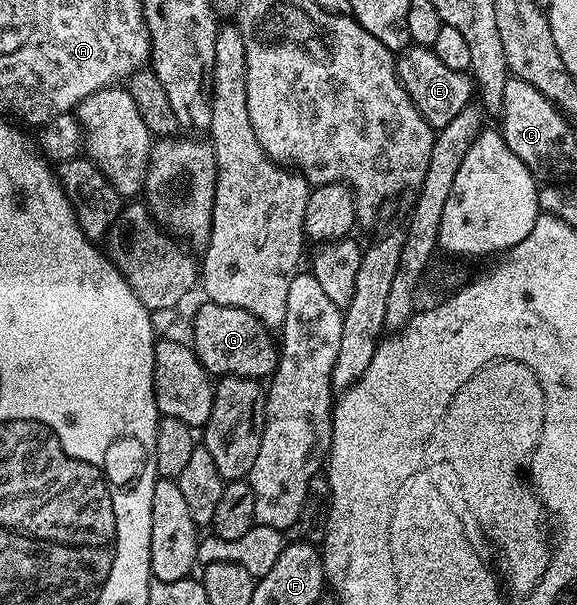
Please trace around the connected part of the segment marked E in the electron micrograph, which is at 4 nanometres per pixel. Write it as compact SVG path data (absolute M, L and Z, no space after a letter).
M410 45L396 56L397 76L403 89L411 97L413 104L423 113L423 117L435 129L450 123L465 107L470 106L475 95L475 83L466 72L447 69L432 49Z

